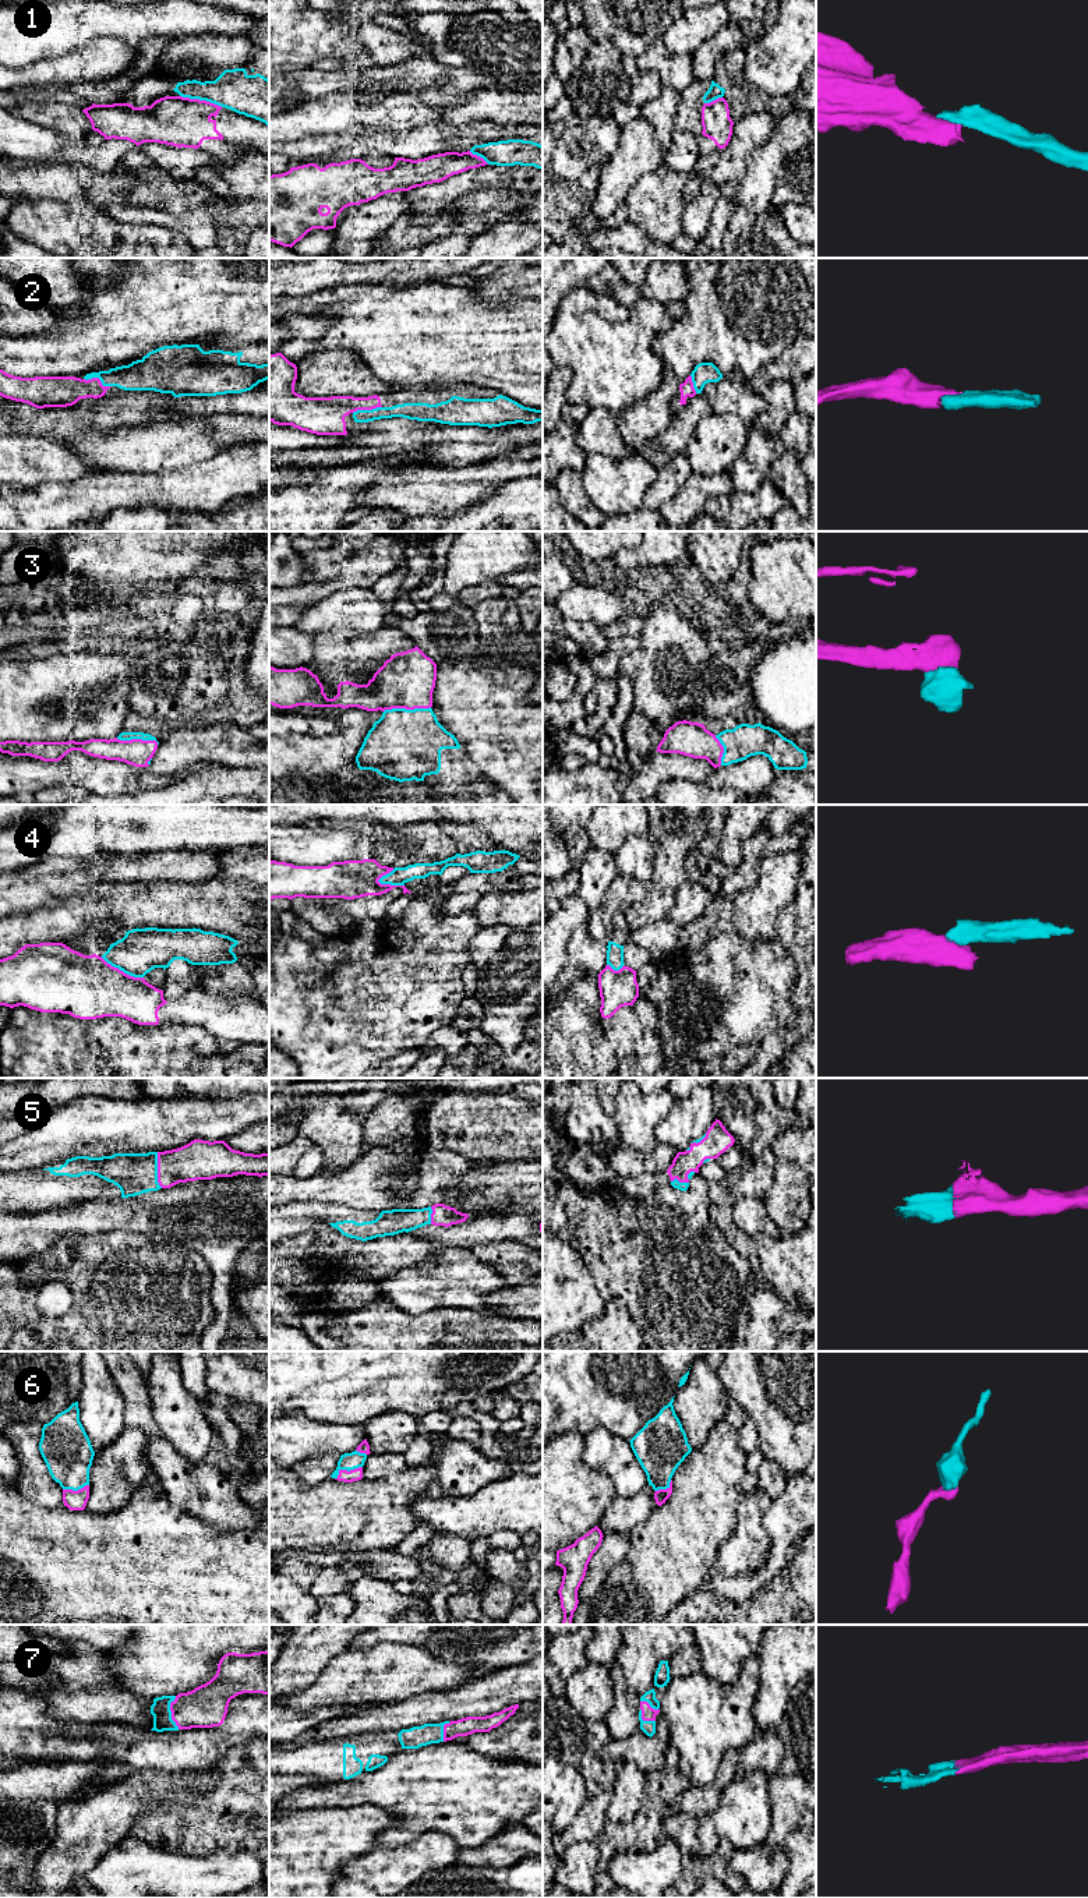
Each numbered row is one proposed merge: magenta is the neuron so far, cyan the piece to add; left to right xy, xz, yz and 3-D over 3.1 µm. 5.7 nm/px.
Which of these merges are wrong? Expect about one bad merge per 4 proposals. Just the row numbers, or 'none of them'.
1, 4

